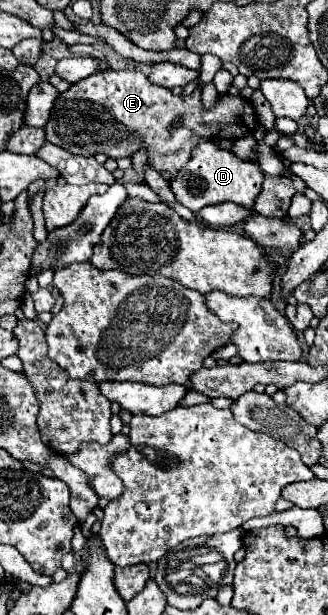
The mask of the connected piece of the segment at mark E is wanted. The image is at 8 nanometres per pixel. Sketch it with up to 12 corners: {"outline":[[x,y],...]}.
{"outline":[[105,70],[55,100],[47,142],[147,162],[167,180],[199,140],[259,126],[251,100],[175,96]]}

